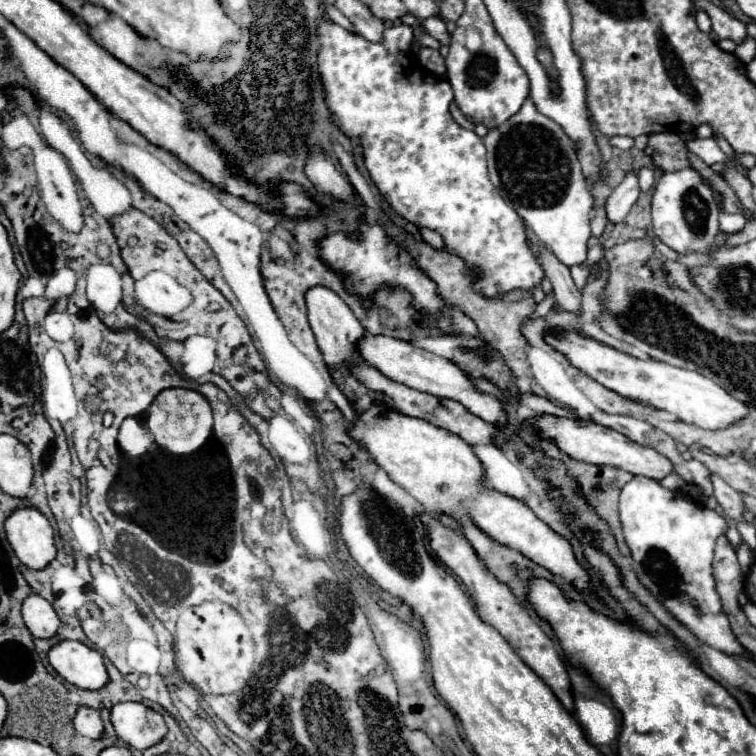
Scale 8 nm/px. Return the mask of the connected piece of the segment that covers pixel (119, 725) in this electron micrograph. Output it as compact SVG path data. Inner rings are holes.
M121 702L111 710L117 736L137 750L151 748L167 736L167 724L159 712L141 702Z

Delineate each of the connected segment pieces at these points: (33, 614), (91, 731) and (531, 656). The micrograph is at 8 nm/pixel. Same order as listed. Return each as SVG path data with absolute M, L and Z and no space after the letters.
M31 594L23 602L23 620L35 638L53 638L61 628L61 620L53 606L37 594Z
M85 706L79 708L73 724L81 736L87 736L91 740L97 740L103 736L103 720L93 708L85 708Z
M421 514L421 522L425 524L427 528L427 534L431 538L431 550L439 556L439 560L451 568L461 580L463 584L467 586L467 592L469 596L473 598L473 604L475 604L475 610L479 614L479 618L493 626L511 646L513 650L523 658L523 662L537 674L545 680L545 684L553 690L553 694L559 698L559 702L573 714L575 712L575 704L573 704L573 688L571 688L571 682L569 682L569 676L567 676L567 670L565 670L565 664L563 660L559 658L551 638L539 628L537 622L533 622L533 618L529 616L529 612L517 604L513 592L509 590L509 586L501 584L499 580L495 580L491 576L491 572L479 562L477 554L473 552L471 544L457 532L445 528L437 518L433 518L431 514Z

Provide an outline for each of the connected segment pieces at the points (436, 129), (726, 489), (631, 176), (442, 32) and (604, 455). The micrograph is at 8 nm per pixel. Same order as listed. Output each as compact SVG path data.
M319 18L317 40L321 44L317 64L327 96L327 108L333 112L333 118L345 136L359 138L365 168L385 200L389 202L391 198L391 208L411 224L439 232L445 240L445 250L463 258L467 268L477 270L473 290L485 298L495 300L519 288L525 292L537 288L545 278L545 272L527 244L523 218L507 206L497 188L493 188L487 174L485 146L481 138L453 120L449 112L449 104L453 100L449 82L423 70L417 54L411 52L411 26L393 26L383 32L379 42L369 42L335 22Z
M711 476L713 478L713 486L715 486L715 498L719 502L719 506L723 508L723 514L731 520L743 520L745 516L745 504L743 504L743 496L739 492L735 492L731 486L727 486L719 476Z
M631 170L607 198L607 218L615 224L621 222L629 214L631 206L637 202L639 194L641 194L641 188L639 188L639 180L637 180L637 172Z
M431 16L431 18L425 18L421 22L421 26L435 38L439 40L441 44L449 44L449 34L447 34L447 28L445 28L445 22L437 16Z
M543 414L539 416L537 428L543 436L557 440L559 448L569 454L575 460L583 460L583 462L591 462L591 464L607 464L607 466L615 466L621 470L627 470L635 476L645 476L645 478L653 478L653 480L663 480L665 476L669 476L673 470L673 462L669 458L665 458L663 454L659 454L653 448L641 446L629 438L625 438L623 434L599 426L595 422L581 422L581 420L571 420L571 418L557 418L557 416L549 416Z

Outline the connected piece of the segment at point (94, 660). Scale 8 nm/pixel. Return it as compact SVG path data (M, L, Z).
M75 640L53 646L49 650L49 664L61 678L83 690L99 690L109 682L103 656Z

